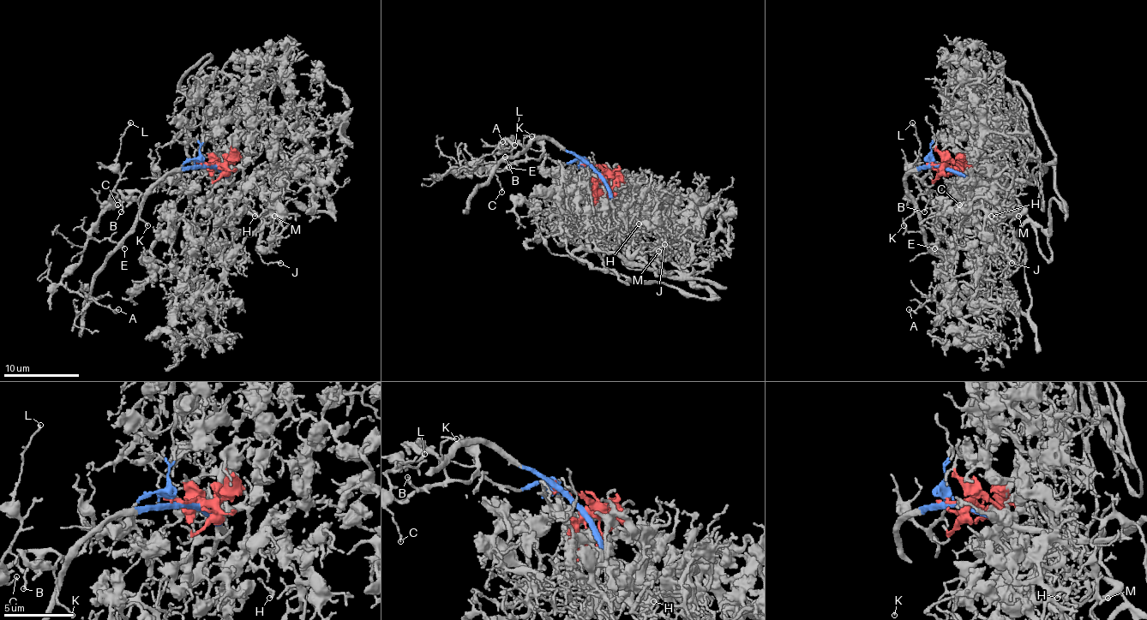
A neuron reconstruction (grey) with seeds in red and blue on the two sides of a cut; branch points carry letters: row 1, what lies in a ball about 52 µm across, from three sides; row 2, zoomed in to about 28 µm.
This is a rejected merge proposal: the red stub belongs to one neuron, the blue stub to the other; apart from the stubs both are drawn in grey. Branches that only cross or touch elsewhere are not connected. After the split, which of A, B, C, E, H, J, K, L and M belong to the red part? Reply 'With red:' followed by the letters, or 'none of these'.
With red: H, J, M

